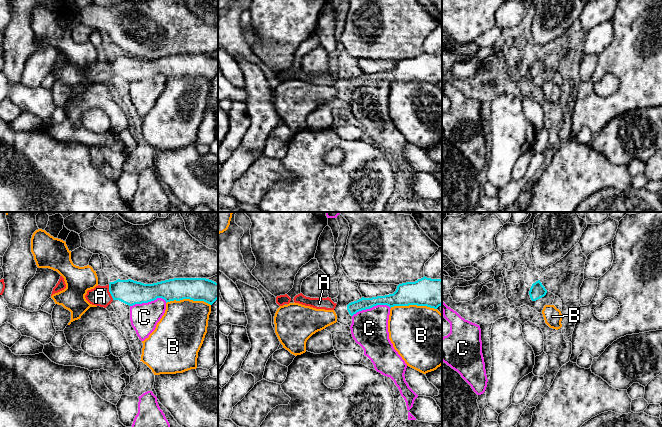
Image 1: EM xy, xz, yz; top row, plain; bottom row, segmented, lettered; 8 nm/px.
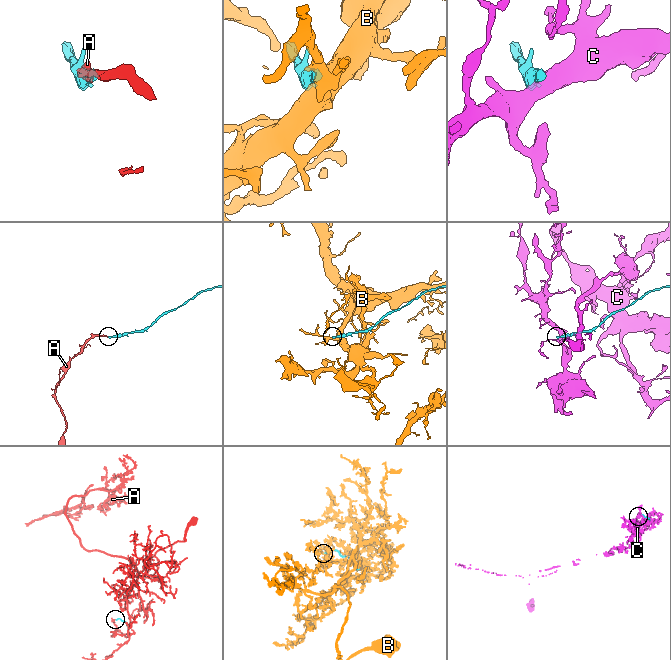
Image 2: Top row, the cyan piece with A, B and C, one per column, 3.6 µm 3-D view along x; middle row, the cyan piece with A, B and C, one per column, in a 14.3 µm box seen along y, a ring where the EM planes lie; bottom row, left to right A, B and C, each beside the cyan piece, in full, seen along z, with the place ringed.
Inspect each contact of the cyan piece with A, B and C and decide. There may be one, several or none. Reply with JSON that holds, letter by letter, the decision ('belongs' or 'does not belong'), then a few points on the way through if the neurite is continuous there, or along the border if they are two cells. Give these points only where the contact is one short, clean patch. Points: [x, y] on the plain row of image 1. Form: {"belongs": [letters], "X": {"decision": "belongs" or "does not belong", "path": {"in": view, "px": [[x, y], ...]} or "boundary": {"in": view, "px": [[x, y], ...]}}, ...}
{"belongs": ["A"], "A": {"decision": "belongs", "path": {"in": "xy", "px": [[130, 68], [110, 68], [100, 72]]}}, "B": {"decision": "does not belong"}, "C": {"decision": "does not belong", "boundary": {"in": "xz", "px": [[390, 83], [375, 81], [359, 86], [352, 92]]}}}

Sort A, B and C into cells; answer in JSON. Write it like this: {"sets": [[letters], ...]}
{"sets": [["A"], ["B"], ["C"]]}

